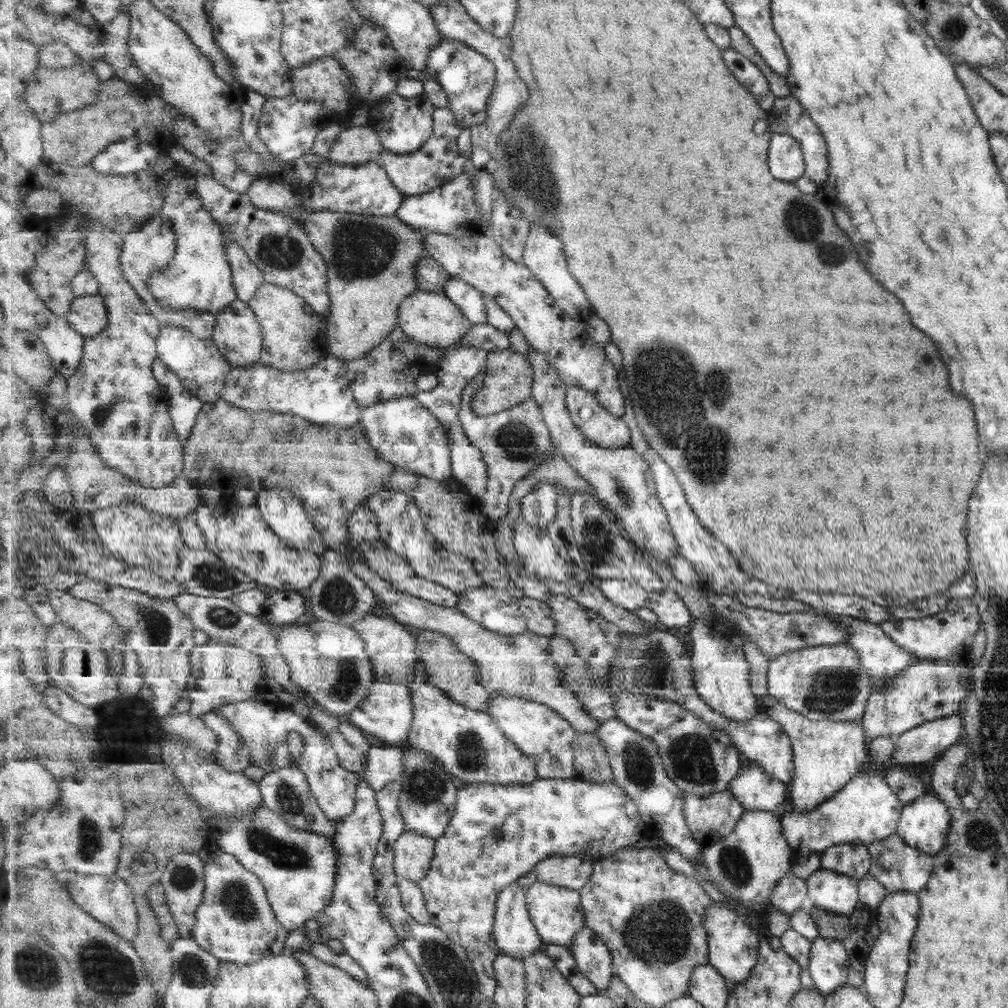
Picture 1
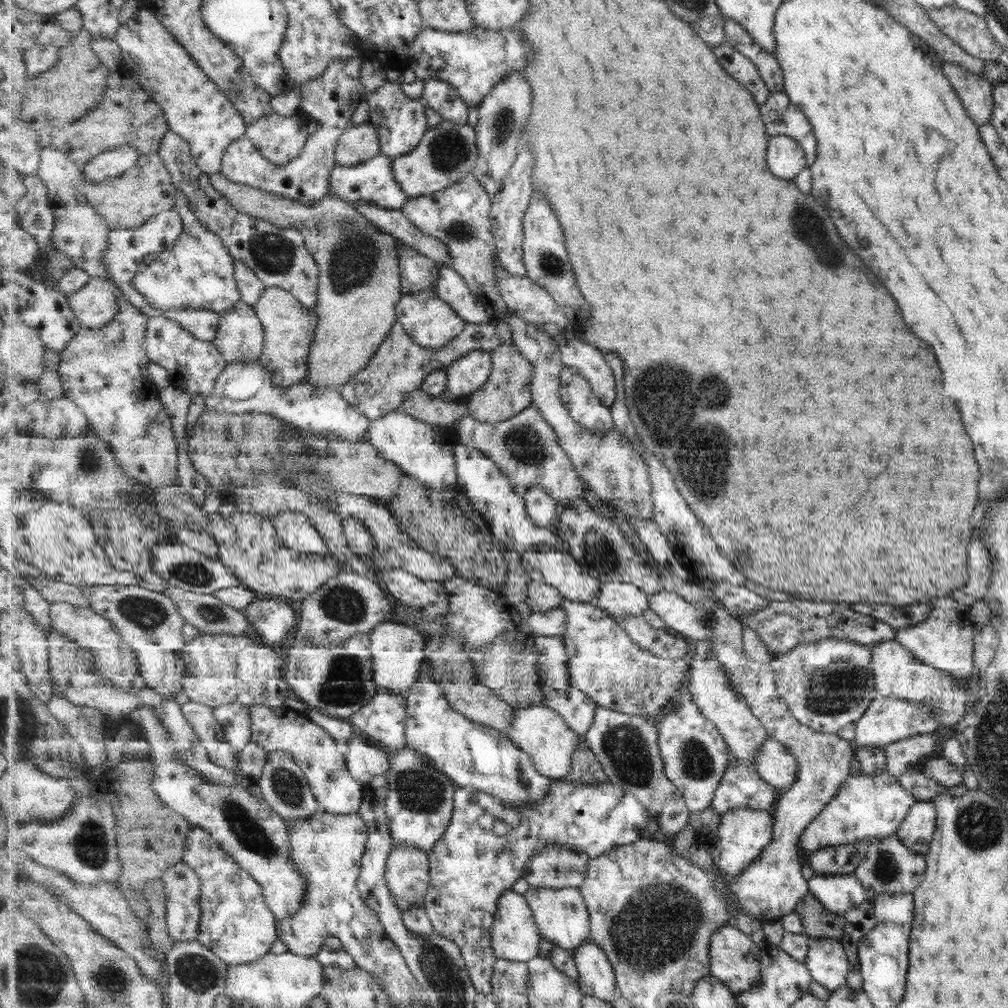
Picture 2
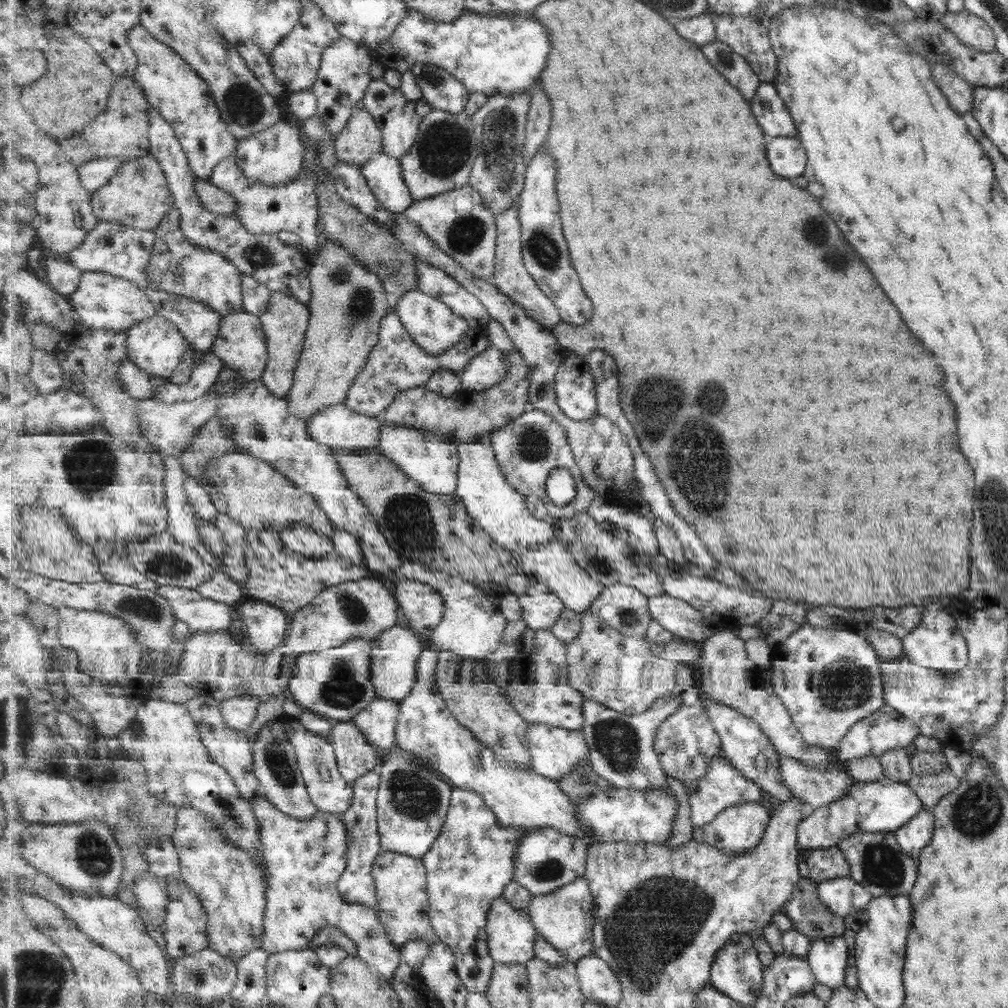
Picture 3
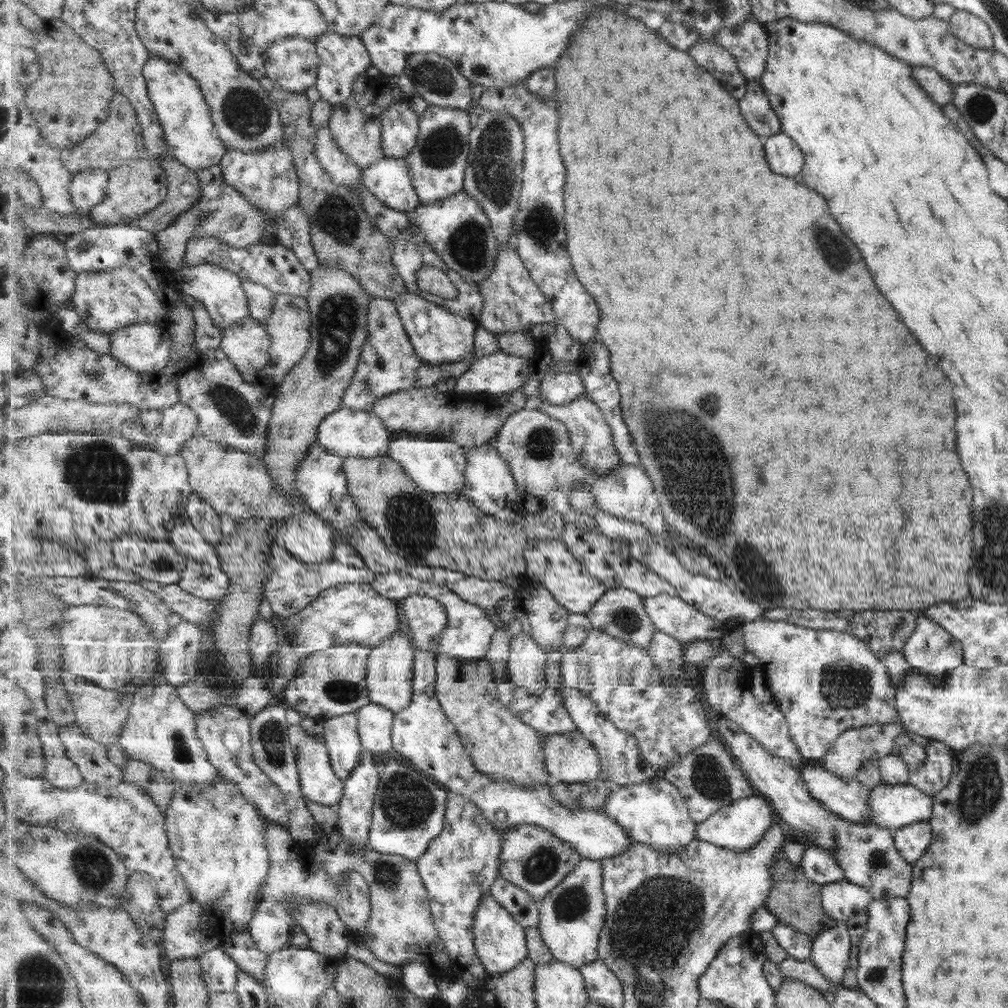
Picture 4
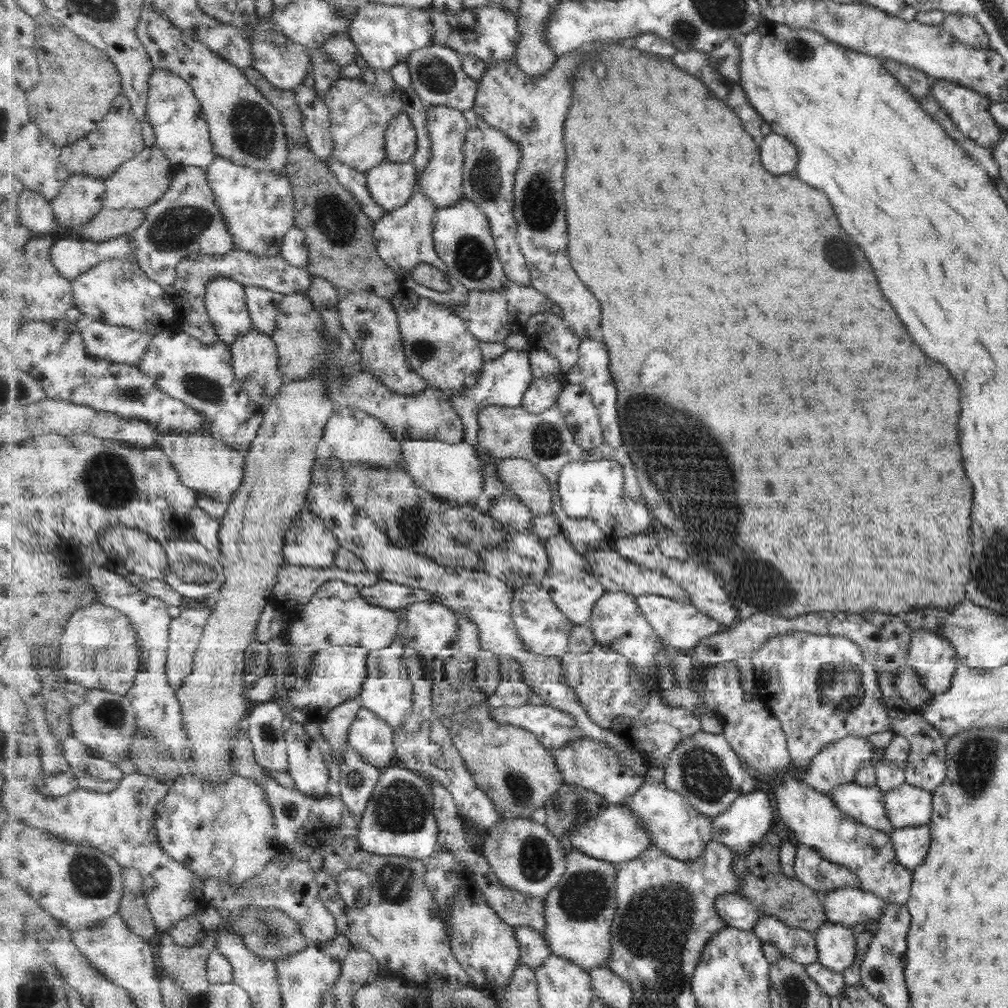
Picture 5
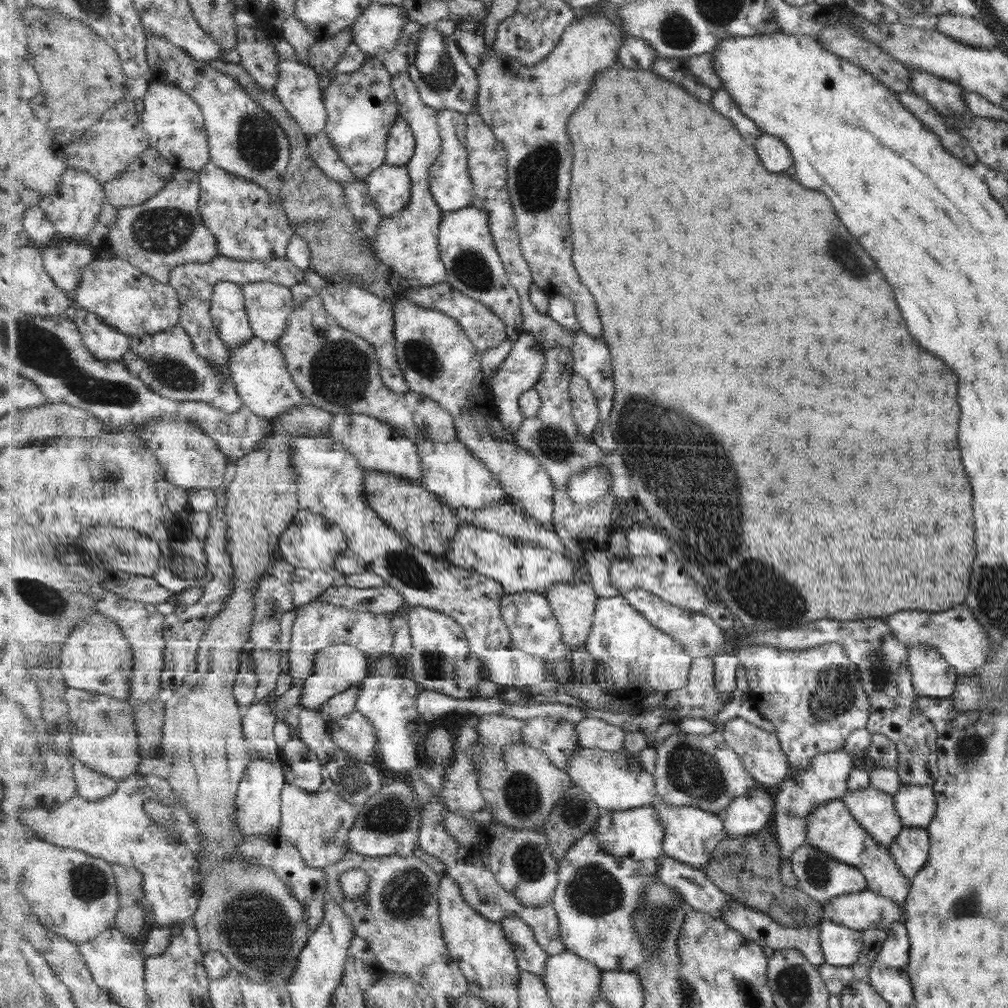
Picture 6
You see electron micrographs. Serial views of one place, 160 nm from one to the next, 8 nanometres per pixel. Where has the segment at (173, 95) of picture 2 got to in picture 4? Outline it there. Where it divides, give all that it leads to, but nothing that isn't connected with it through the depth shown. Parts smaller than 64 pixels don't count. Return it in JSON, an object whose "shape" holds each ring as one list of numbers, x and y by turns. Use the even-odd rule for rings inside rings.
{"shape":[[152,52,150,54,151,58,145,65,144,75,148,82,149,96,156,106,159,122,163,127,167,151,180,164,197,173,220,165,229,151,217,134,212,110,202,93,200,83,177,63,160,58]]}

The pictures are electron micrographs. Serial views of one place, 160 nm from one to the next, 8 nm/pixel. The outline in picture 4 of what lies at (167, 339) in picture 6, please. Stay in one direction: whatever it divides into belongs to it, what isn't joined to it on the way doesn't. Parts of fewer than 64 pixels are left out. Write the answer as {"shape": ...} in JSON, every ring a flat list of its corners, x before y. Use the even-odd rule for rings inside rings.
{"shape":[[220,347,207,353,195,350,184,359,172,351,168,365,161,373,178,384,180,402,190,406,199,416,199,434,232,450,245,451,259,458,266,455,266,436,276,397,267,395,268,387,264,383,247,381,226,351]]}

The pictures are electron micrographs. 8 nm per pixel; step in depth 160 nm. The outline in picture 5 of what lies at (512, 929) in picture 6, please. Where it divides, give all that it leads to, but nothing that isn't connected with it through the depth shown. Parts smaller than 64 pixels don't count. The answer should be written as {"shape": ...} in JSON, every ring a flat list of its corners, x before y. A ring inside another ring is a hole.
{"shape":[[516,926,514,929,521,947,520,962,536,971,552,955,548,942,541,932,530,926]]}

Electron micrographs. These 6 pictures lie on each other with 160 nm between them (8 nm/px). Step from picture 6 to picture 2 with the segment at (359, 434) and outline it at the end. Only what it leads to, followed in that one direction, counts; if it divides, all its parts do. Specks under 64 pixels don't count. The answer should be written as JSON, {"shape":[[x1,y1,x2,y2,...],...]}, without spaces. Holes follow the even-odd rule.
{"shape":[[235,361,228,363,217,379,213,394,205,400,208,410,219,410,234,414,263,413,273,415,285,422,295,424,303,431,317,436,335,436,341,441,359,442,368,440,371,419,361,414,356,406,344,397,341,386,322,388,314,386,308,379,301,384,283,388,277,386,271,373,260,361]]}

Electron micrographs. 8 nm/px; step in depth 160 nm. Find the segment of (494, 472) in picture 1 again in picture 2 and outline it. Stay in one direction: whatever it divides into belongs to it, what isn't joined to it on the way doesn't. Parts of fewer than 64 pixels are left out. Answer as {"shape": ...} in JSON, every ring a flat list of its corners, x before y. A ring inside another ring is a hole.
{"shape":[[528,407,513,419,499,423,483,423,465,415,453,427,459,443,479,449,493,459,500,472,519,490,542,486,563,508,576,498,584,498,588,484,580,477,568,452,561,446,554,428,545,421,537,407]]}

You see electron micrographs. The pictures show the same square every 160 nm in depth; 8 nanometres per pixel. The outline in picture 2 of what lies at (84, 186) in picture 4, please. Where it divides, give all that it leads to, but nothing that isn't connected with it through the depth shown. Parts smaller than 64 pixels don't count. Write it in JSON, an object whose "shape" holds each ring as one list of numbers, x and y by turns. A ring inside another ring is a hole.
{"shape":[[124,145,119,149,99,154,82,166,82,169,89,181,103,182,107,178,119,177,128,173,139,164,141,159,144,157,139,153,139,148]]}

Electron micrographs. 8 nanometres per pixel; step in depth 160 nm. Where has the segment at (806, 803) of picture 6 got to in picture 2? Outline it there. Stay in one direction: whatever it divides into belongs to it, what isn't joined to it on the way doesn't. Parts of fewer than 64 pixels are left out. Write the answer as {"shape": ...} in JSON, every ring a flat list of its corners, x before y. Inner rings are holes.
{"shape":[[876,697,865,709,860,716,860,720,856,722,855,736,851,740,851,745,861,746,887,746,891,742,905,740,916,736,916,734,929,734,938,729,936,721,936,710,921,706,916,702,907,702,898,698]]}

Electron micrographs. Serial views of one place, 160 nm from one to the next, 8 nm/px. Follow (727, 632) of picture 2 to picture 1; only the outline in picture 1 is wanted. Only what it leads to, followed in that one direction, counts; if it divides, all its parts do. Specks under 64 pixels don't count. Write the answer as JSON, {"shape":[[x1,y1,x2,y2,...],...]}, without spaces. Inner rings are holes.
{"shape":[[758,698,758,708,776,720,790,736,794,751,796,774,790,785,790,798,796,810,806,812,816,808,859,772,859,766,866,762,867,736,863,734,860,722,846,720,809,720,796,710,785,706,778,698],[791,870,783,877,772,890,770,904,772,908,780,908,789,915,796,913,805,900,805,879,797,878]]}

